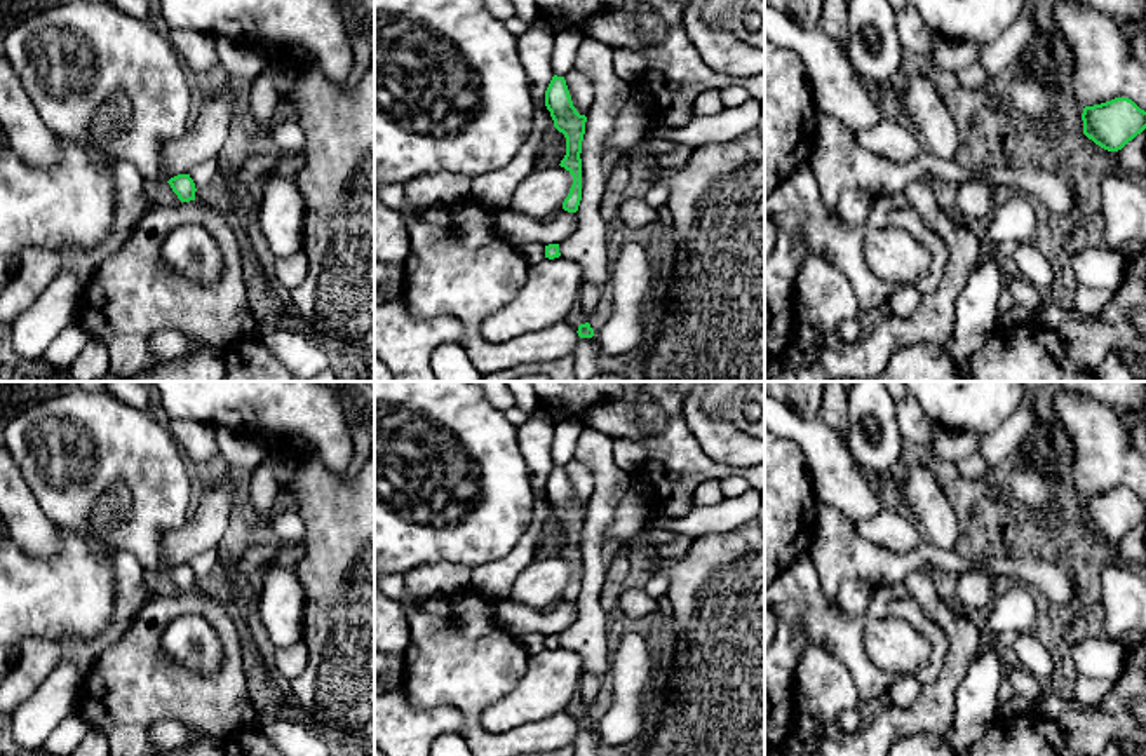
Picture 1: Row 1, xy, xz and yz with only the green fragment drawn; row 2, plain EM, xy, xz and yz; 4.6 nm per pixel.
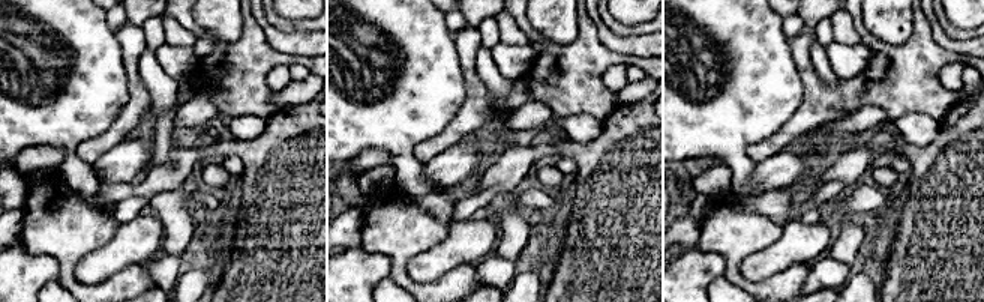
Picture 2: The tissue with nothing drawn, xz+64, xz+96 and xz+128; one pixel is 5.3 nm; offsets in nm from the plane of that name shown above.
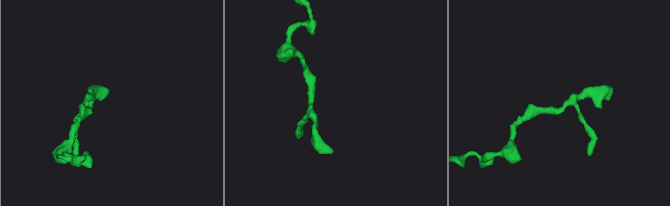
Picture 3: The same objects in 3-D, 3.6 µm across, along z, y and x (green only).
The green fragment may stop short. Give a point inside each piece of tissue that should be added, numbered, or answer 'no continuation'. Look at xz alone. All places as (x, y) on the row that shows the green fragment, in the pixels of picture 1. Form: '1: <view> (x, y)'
no continuation

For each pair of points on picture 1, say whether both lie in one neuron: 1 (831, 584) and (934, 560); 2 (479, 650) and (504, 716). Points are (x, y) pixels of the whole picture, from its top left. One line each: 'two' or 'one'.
1: one
2: two

